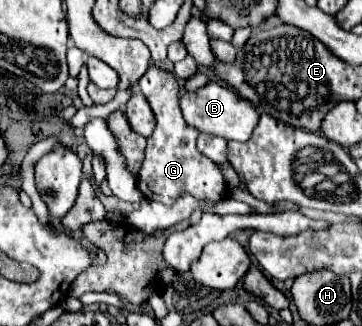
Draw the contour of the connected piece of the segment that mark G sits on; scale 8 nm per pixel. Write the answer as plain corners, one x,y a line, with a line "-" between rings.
150,67
144,77
138,81
138,87
146,101
152,107
152,113
156,117
156,129
148,137
146,145
146,157
138,171
138,189
142,195
150,201
158,201
166,207
172,207
178,197
192,195
196,199
208,199
208,201
222,201
228,197
228,187
224,181
224,175
220,171
220,165
216,165
212,159
204,157
196,149
196,129
192,129
178,107
180,99
180,85
176,77
168,71
160,71
158,67

